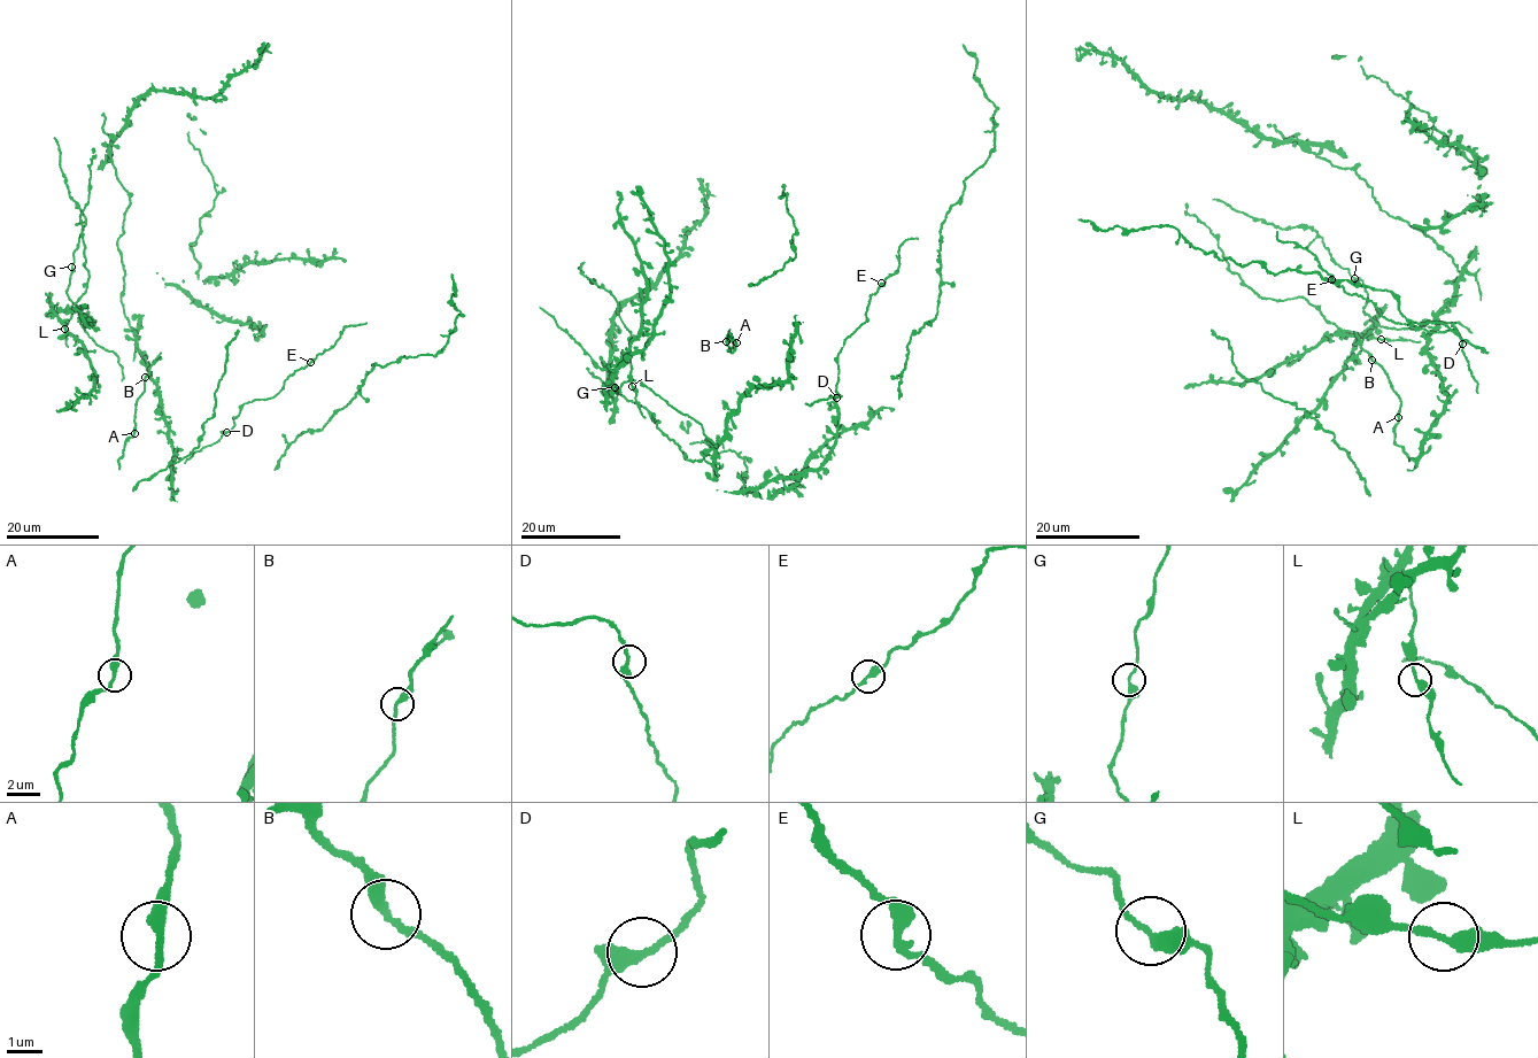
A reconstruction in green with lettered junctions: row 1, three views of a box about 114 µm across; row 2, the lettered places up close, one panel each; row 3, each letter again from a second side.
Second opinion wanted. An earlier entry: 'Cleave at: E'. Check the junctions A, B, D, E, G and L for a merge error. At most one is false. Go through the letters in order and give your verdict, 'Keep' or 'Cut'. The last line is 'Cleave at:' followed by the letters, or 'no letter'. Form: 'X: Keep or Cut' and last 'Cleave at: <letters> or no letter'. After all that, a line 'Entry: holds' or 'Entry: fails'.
A: Keep
B: Keep
D: Keep
E: Keep
G: Keep
L: Keep
Cleave at: no letter
Entry: fails

